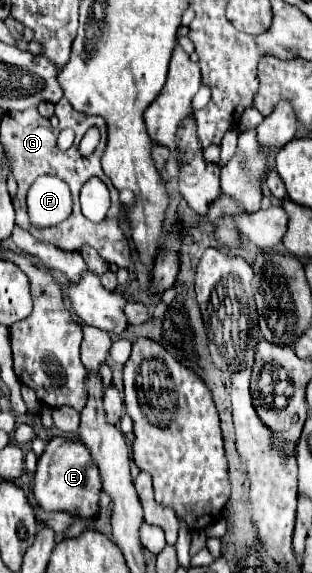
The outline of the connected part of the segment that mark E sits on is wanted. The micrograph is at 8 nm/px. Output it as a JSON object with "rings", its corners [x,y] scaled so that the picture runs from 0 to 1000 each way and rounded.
{"rings":[[[160,766],[147,787],[122,801],[122,818],[109,832],[109,864],[122,881],[141,892],[218,892],[237,902],[308,906],[321,895],[321,857],[327,832],[314,812],[288,794],[288,784],[250,766]]]}

